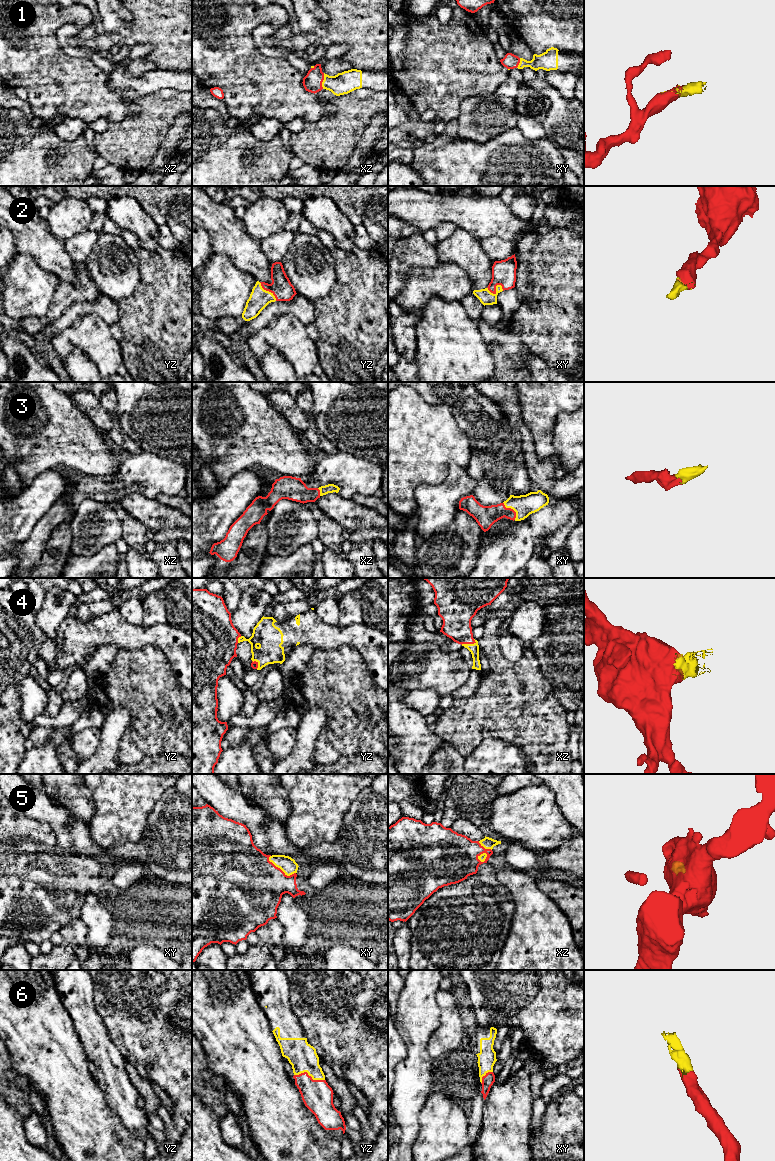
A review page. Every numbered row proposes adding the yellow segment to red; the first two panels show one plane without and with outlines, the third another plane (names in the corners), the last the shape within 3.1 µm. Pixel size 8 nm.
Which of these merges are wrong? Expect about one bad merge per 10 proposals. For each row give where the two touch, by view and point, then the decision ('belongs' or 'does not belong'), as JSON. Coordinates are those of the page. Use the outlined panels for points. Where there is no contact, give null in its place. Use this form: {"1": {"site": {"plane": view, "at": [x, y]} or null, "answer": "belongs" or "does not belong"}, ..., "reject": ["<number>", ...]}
{"1": {"site": {"plane": "xz", "at": [322, 81]}, "answer": "belongs"}, "2": {"site": {"plane": "xy", "at": [495, 289]}, "answer": "belongs"}, "3": {"site": {"plane": "xy", "at": [512, 509]}, "answer": "belongs"}, "4": {"site": {"plane": "xz", "at": [468, 643]}, "answer": "belongs"}, "5": {"site": {"plane": "xy", "at": [279, 868]}, "answer": "belongs"}, "6": {"site": {"plane": "yz", "at": [308, 1075]}, "answer": "belongs"}, "reject": []}

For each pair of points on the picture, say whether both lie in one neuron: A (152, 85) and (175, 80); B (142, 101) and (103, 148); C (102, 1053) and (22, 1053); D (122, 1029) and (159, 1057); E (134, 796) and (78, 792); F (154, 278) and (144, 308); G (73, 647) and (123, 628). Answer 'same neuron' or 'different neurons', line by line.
A: same neuron
B: same neuron
C: different neurons
D: same neuron
E: different neurons
F: same neuron
G: same neuron

